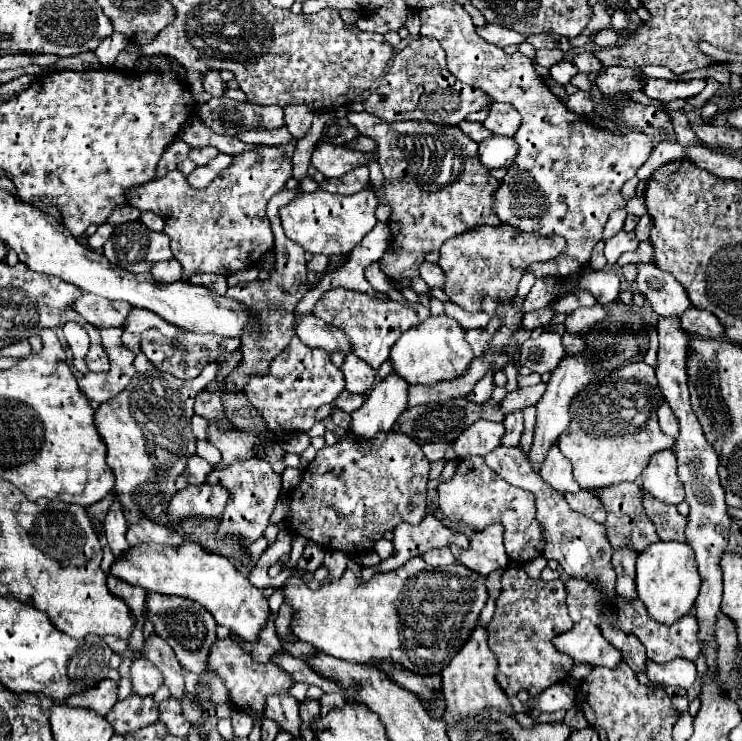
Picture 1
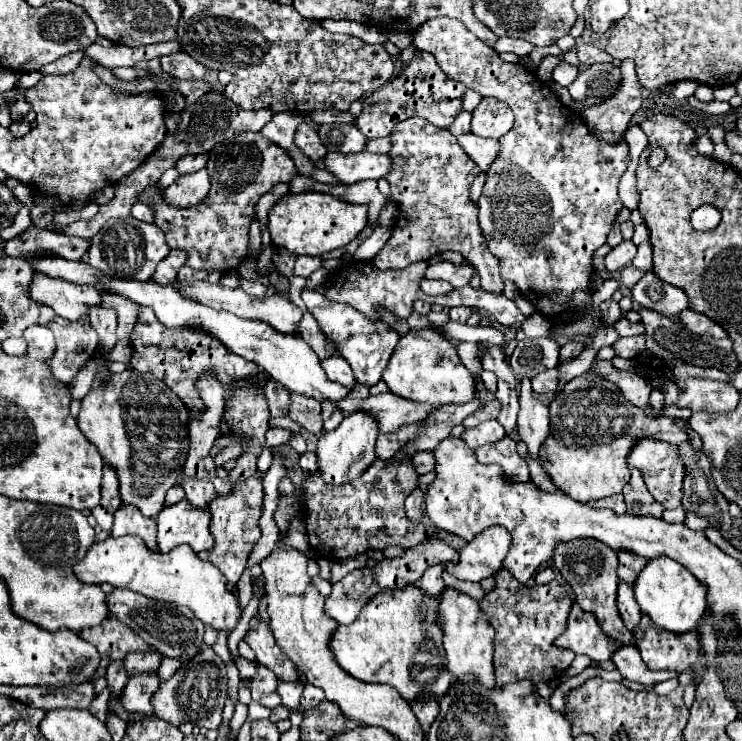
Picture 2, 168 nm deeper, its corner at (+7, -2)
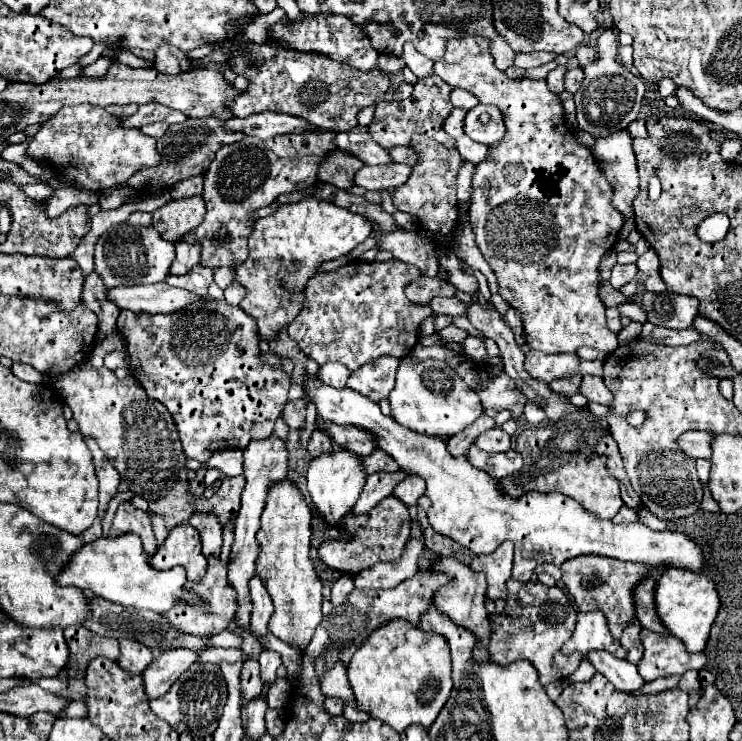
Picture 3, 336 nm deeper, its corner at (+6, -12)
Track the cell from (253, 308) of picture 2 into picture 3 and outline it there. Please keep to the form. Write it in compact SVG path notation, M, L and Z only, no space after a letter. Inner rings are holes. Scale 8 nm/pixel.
M165 282L151 284L151 286L111 288L107 296L119 308L125 308L131 312L149 312L149 314L157 314L157 312L173 314L173 312L183 310L187 304L203 300L189 290L175 288Z

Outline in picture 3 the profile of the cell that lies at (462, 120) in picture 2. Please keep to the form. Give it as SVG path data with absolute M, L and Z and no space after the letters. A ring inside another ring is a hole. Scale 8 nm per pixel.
M455 108L453 112L451 112L451 116L445 120L445 132L451 136L451 138L459 138L459 136L463 136L465 134L465 130L463 130L463 126L465 126L465 116L467 116L467 112L465 110L459 110L459 108Z

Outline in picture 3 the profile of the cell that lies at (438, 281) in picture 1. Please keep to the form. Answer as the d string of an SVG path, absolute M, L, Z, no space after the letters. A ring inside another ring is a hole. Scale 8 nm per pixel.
M437 296L437 298L431 300L431 308L435 310L435 314L449 314L449 316L467 314L467 308L459 298L441 298L441 296Z

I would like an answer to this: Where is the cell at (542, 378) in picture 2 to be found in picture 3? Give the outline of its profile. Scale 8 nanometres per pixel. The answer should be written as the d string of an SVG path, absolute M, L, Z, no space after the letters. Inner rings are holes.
M583 376L583 382L579 386L579 392L589 402L597 402L597 404L611 404L613 402L613 394L605 386L603 378L599 378L599 376Z

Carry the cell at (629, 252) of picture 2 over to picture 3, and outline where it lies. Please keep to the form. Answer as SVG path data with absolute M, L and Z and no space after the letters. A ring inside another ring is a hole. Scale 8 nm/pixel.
M615 264L613 270L611 270L611 280L609 282L613 284L613 288L619 290L623 284L631 282L635 278L635 274L637 274L637 266L635 264L625 264L625 266Z

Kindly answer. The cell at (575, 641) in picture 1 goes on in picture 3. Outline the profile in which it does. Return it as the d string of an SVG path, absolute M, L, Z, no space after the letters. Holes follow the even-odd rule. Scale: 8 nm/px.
M579 612L577 614L577 626L573 636L563 644L561 652L563 654L573 654L579 652L581 656L587 656L589 652L595 650L607 650L613 652L615 656L619 654L619 644L613 640L607 620L601 612Z

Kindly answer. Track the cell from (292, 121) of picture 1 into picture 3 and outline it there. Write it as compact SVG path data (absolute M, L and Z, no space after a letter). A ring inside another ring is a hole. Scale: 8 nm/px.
M335 150L335 152L329 152L329 156L321 160L317 178L321 182L347 190L353 186L353 172L357 172L357 168L361 168L361 160L341 150Z

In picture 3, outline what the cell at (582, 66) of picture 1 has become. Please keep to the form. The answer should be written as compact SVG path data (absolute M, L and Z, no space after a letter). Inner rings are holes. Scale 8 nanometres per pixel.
M581 46L575 50L575 56L579 60L579 66L587 66L587 64L593 64L597 62L597 50L593 46Z

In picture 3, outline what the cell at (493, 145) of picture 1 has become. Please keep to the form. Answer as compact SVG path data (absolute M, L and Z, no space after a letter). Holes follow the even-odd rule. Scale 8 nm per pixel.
M461 136L457 138L457 146L455 146L461 154L463 160L471 162L473 166L477 166L481 160L485 160L485 156L489 154L489 148L485 144L477 144L473 142L469 136Z

